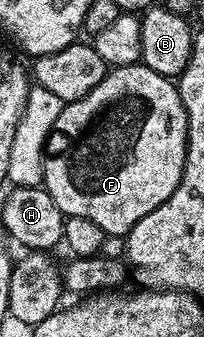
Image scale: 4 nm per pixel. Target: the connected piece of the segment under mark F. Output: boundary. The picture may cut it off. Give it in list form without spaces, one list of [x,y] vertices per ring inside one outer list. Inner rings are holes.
[[[143,64],[119,65],[110,68],[105,78],[95,87],[95,91],[87,91],[83,99],[62,104],[59,119],[55,119],[55,127],[49,133],[49,138],[43,150],[43,188],[51,195],[59,211],[65,217],[78,217],[79,219],[91,219],[110,237],[125,237],[143,215],[151,215],[155,207],[159,207],[179,187],[179,179],[183,179],[183,167],[187,159],[187,111],[183,107],[183,99],[179,95],[176,84],[170,78],[159,75],[159,71],[151,71],[151,67]]]

